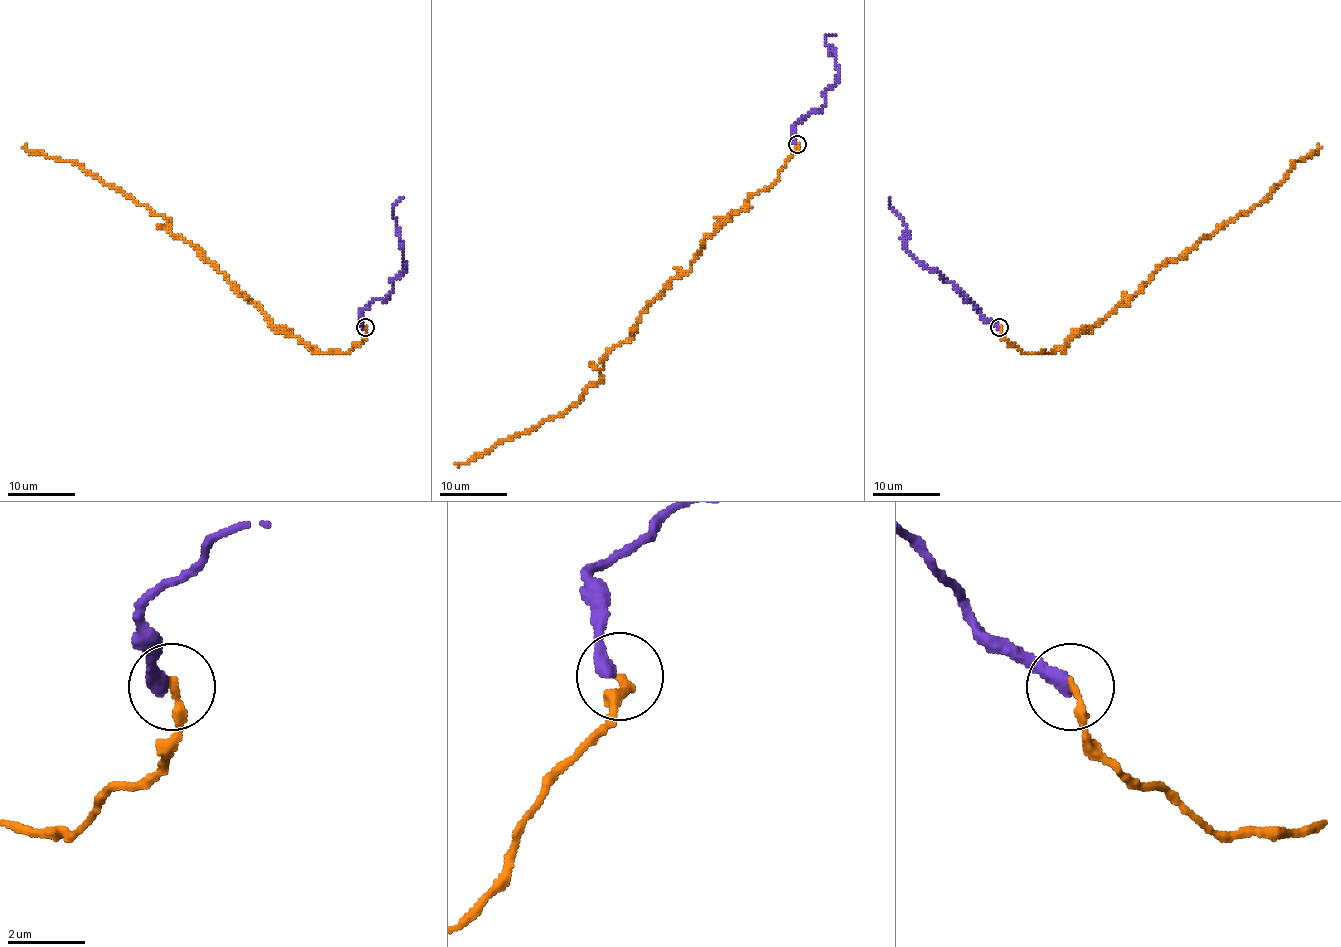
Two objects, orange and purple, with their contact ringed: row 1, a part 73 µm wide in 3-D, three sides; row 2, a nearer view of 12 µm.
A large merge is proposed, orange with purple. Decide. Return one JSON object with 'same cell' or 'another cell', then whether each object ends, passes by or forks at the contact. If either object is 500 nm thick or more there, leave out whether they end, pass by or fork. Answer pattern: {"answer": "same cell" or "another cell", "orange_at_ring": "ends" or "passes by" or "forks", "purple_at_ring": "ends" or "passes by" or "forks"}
{"answer": "same cell", "orange_at_ring": "ends", "purple_at_ring": "ends"}

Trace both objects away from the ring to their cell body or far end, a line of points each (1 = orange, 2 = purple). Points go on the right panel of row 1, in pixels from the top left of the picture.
1: (998, 327), (1024, 352), (1062, 347), (1123, 305), (1160, 266), (1248, 214), (1295, 161), (1317, 153), (1318, 145)
2: (998, 327), (990, 323), (936, 271), (929, 271), (906, 247), (906, 224), (889, 199)

